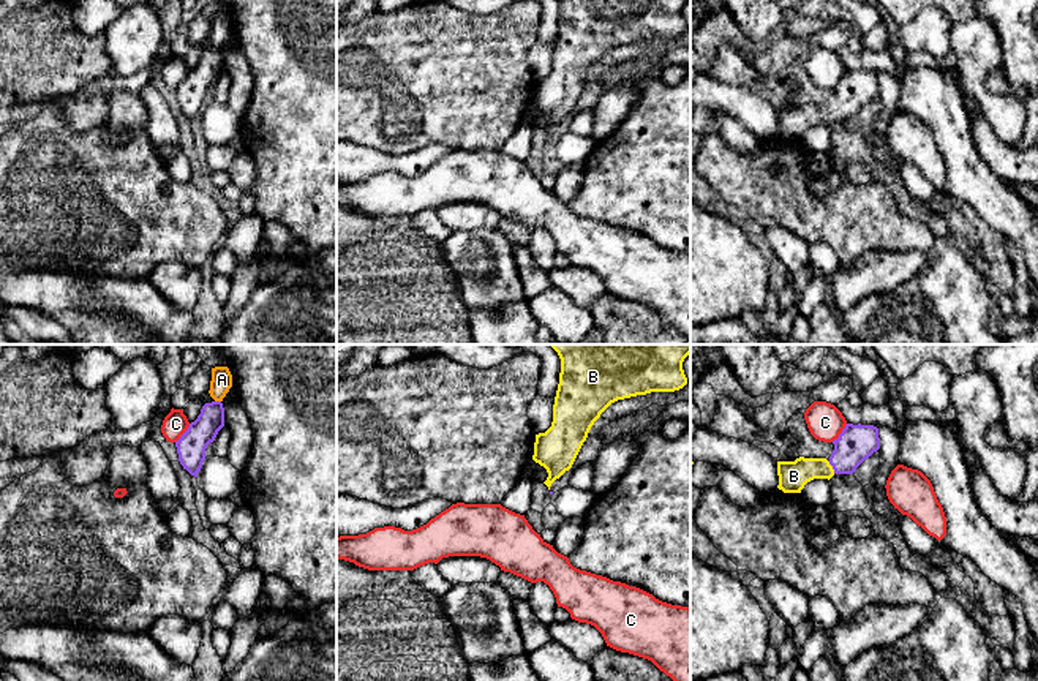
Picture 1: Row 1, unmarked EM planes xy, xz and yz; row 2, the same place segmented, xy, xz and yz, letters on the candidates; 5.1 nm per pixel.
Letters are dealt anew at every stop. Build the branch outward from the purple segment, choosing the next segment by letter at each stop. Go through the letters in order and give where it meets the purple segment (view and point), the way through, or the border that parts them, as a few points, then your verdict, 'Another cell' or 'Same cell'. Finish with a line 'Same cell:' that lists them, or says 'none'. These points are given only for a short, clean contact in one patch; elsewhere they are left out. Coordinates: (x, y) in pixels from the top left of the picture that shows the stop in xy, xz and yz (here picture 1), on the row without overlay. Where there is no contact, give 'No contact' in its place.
A: Touches purple at xy (218, 48). Boundary: xy (215, 46), (220, 48). Another cell
B: Touches purple at yz (833, 114). Path across: yz (857, 89), (833, 114), (809, 114), (793, 122). Same cell
C: Touches purple at xy (184, 79). Another cell
Same cell: B

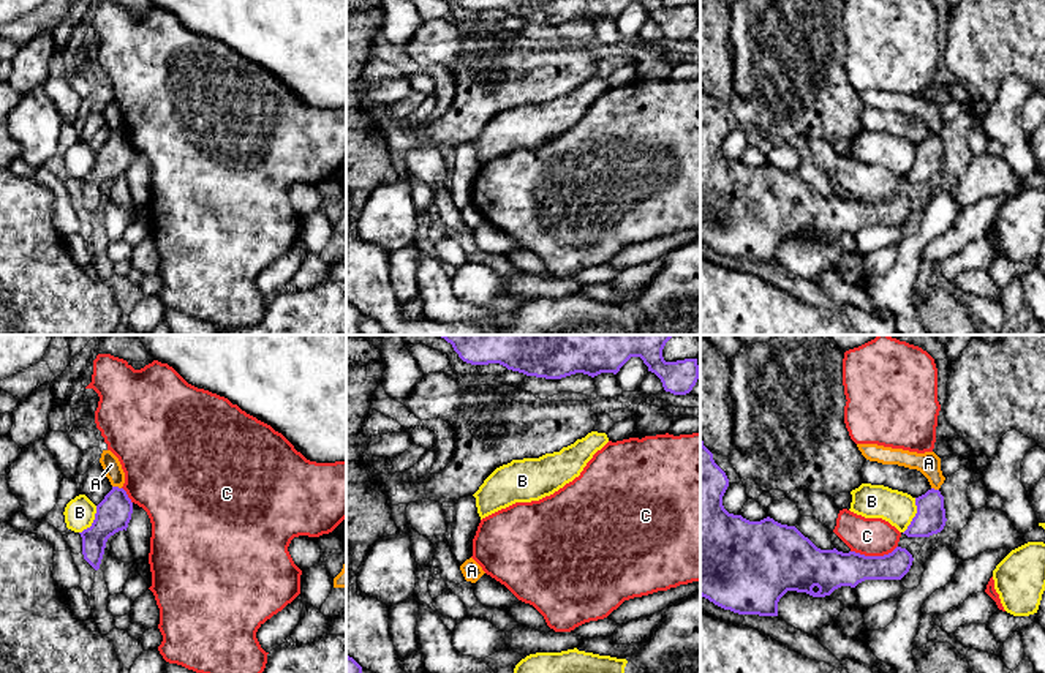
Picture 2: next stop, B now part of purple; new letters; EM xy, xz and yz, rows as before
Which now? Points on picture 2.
A: Touches purple at xy (117, 133). Boundary: xy (113, 131), (120, 135). Another cell
B: Touches purple at yz (916, 161). Another cell
C: Touches purple at yz (873, 203). Another cell
Same cell: none

